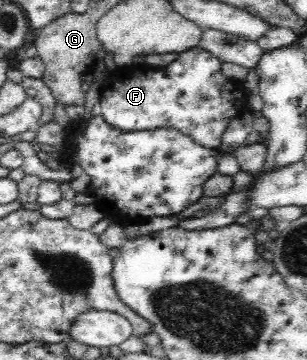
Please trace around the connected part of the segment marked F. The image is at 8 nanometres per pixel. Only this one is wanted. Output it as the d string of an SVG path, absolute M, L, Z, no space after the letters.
M198 45L179 53L166 66L112 72L101 87L101 115L123 132L172 128L208 149L218 148L228 124L242 115L240 107L247 96L241 84L224 76L222 63Z

